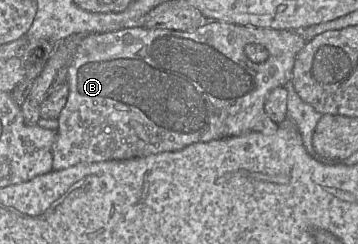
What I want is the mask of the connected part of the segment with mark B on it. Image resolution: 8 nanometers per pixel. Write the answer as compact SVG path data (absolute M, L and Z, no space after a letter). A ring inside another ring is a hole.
M209 21L206 25L194 31L133 27L109 33L89 34L81 41L68 68L66 84L69 87L69 94L67 102L57 119L59 126L52 147L52 169L58 171L80 163L129 160L163 152L175 152L195 143L240 136L249 132L272 134L278 129L278 124L272 121L264 110L266 98L273 89L284 86L292 80L296 57L306 43L307 41L300 34L292 30L242 26L222 21ZM249 43L265 46L269 51L268 59L262 63L254 63L249 60L244 52L245 46Z

